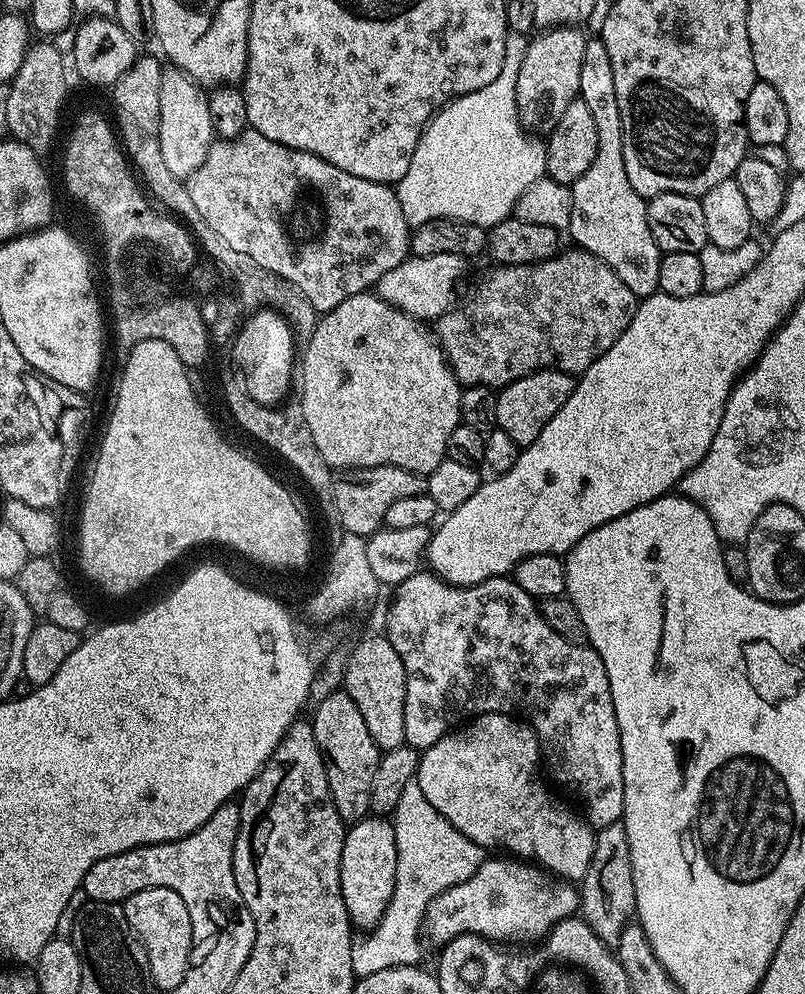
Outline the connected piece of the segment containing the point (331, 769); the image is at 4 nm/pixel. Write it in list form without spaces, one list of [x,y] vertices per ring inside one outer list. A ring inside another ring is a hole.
[[[331,692],[315,706],[316,713],[310,716],[310,723],[326,766],[332,801],[341,820],[351,826],[369,815],[372,807],[370,790],[374,786],[374,770],[378,770],[382,749],[374,742],[374,738],[370,738],[366,721],[358,706],[354,706],[354,698],[350,698],[348,692]]]

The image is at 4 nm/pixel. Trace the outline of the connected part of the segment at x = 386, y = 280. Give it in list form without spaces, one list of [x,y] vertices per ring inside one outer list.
[[[434,254],[433,256],[409,255],[390,274],[382,274],[375,286],[377,296],[390,302],[398,310],[410,314],[421,322],[435,322],[452,311],[456,300],[456,287],[468,268],[469,261],[458,254]]]

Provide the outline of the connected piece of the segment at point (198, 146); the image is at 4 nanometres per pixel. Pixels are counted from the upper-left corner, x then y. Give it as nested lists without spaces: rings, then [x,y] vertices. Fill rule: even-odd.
[[[175,66],[165,67],[162,74],[162,90],[158,90],[158,133],[163,161],[166,168],[172,168],[170,175],[187,178],[206,158],[208,149],[214,143],[210,106],[205,89],[186,73]]]

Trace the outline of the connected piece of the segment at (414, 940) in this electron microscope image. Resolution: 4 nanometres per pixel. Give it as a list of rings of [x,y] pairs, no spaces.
[[[415,782],[406,786],[406,794],[401,795],[390,819],[394,826],[398,854],[394,894],[376,927],[353,943],[352,969],[360,978],[387,968],[419,965],[424,913],[430,902],[450,890],[450,886],[466,882],[466,878],[475,874],[486,859],[485,849],[466,838],[466,834],[458,831],[446,818],[442,818],[442,814],[438,814],[438,810],[426,802],[422,786]]]

